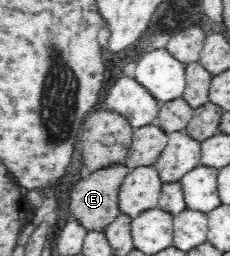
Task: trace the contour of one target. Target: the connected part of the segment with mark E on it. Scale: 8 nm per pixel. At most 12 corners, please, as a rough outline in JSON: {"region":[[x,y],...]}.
{"region":[[124,164],[81,178],[69,209],[88,233],[104,233],[121,214]]}

